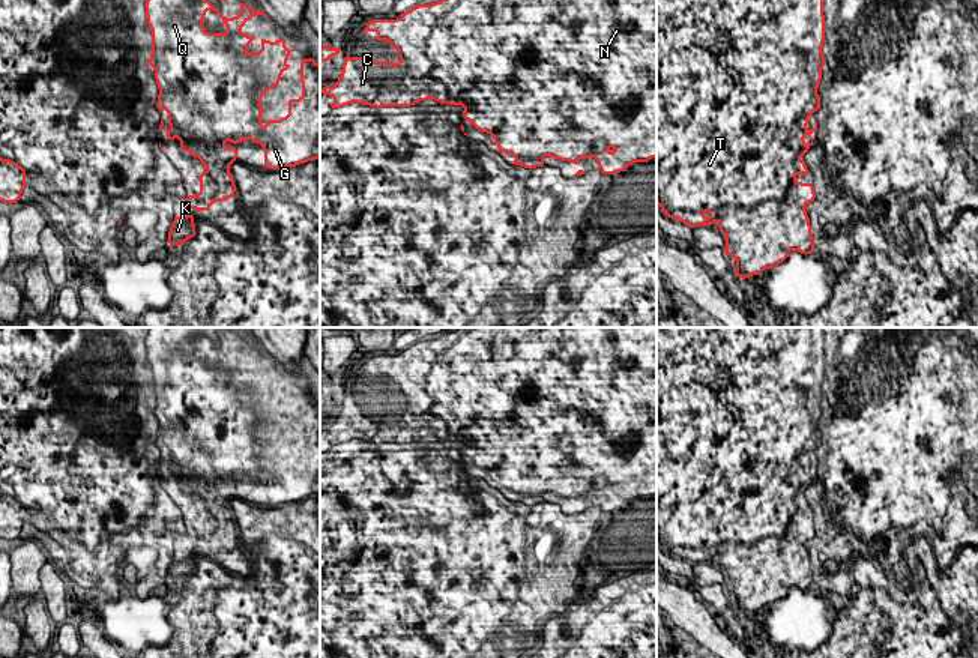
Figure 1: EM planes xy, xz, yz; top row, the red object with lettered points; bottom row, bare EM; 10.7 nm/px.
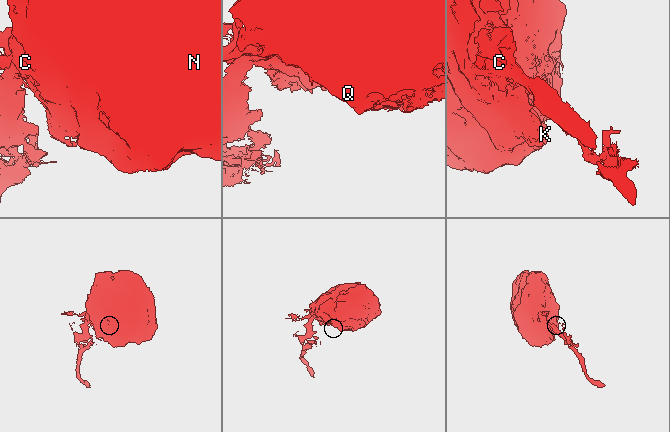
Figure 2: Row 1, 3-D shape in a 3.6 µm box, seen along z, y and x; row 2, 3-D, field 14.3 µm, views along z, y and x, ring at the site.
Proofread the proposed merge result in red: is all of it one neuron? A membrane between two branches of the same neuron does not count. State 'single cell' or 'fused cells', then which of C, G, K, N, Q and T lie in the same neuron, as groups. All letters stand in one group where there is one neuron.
single cell; groups C G K N Q T

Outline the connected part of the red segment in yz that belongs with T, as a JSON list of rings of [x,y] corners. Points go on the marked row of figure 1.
[[[657,0],[657,204],[667,216],[690,227],[709,227],[717,219],[727,240],[724,252],[736,260],[735,273],[742,279],[783,263],[792,249],[801,254],[814,251],[810,218],[804,209],[816,198],[814,186],[793,179],[810,173],[801,158],[814,144],[811,134],[817,132],[817,122],[811,131],[807,123],[820,108],[817,87],[825,66],[823,41],[823,0]]]

